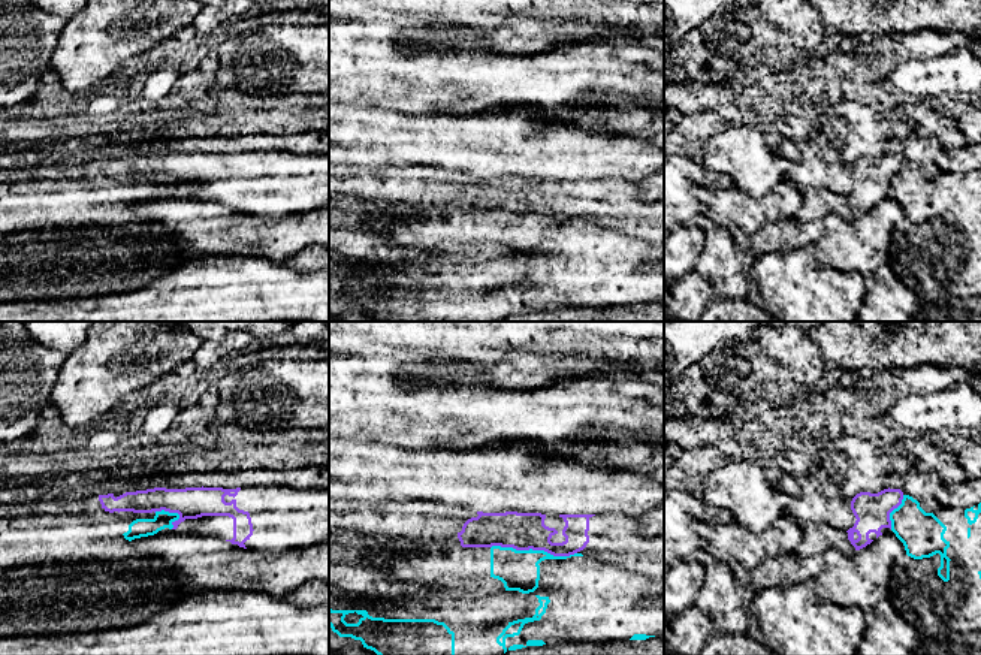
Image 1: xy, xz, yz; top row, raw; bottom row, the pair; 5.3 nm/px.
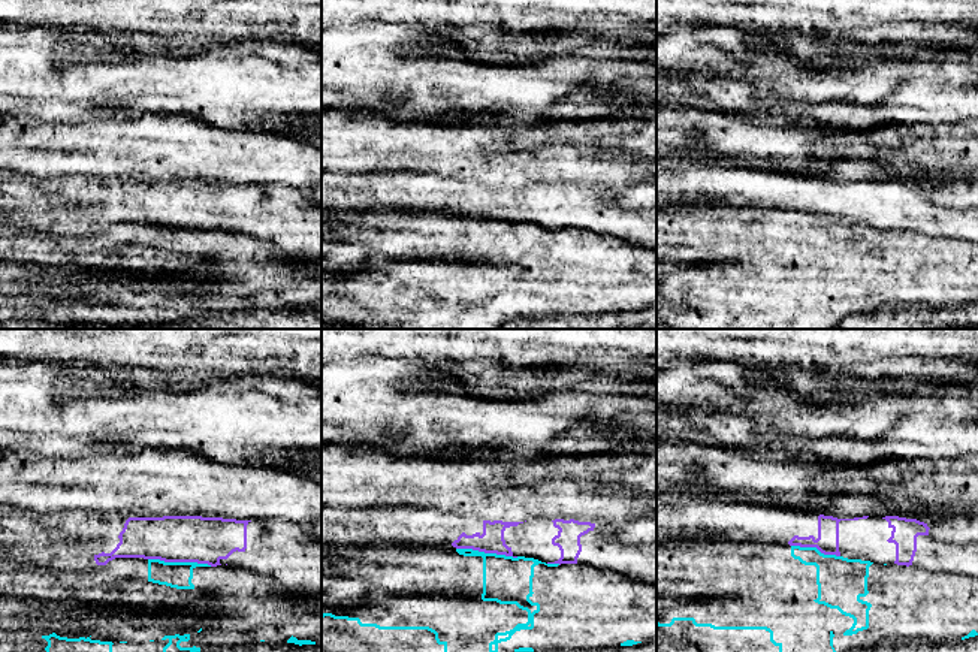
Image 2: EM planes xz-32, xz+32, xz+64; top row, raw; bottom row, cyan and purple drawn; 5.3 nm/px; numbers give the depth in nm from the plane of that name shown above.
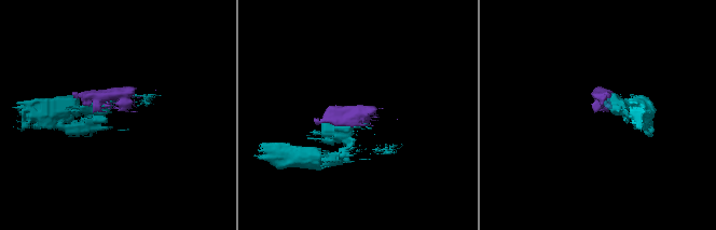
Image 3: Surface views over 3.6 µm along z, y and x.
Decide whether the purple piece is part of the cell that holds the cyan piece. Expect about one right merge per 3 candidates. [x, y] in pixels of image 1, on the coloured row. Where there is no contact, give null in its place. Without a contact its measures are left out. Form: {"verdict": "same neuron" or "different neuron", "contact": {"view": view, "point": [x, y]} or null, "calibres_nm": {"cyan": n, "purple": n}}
{"verdict": "different neuron", "contact": {"view": "xz", "point": [534, 551]}, "calibres_nm": {"cyan": 220, "purple": 200}}

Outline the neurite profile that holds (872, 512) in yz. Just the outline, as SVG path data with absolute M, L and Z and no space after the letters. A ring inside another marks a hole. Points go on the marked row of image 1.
M884 489L878 493L860 492L851 501L855 523L849 528L848 540L860 550L891 529L890 513L902 504L900 489Z

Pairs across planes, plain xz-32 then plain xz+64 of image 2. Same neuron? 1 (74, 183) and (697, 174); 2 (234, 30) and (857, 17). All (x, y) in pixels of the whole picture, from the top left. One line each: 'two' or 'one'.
1: one
2: one

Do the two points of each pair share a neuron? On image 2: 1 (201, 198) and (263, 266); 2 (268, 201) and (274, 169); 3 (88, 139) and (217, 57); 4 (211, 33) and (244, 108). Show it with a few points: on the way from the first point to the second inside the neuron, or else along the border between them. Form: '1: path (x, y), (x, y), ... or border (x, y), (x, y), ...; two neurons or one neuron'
1: border (238, 232), (266, 240), (271, 244); two neurons
2: border (251, 184), (287, 184), (301, 190); two neurons
3: border (147, 111), (141, 114); two neurons
4: border (250, 38), (214, 44), (199, 53), (183, 56); two neurons

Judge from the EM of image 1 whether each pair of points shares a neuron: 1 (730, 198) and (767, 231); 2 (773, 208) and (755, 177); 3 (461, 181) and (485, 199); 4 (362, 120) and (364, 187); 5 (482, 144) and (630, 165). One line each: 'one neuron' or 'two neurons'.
1: two neurons
2: two neurons
3: one neuron
4: two neurons
5: one neuron

